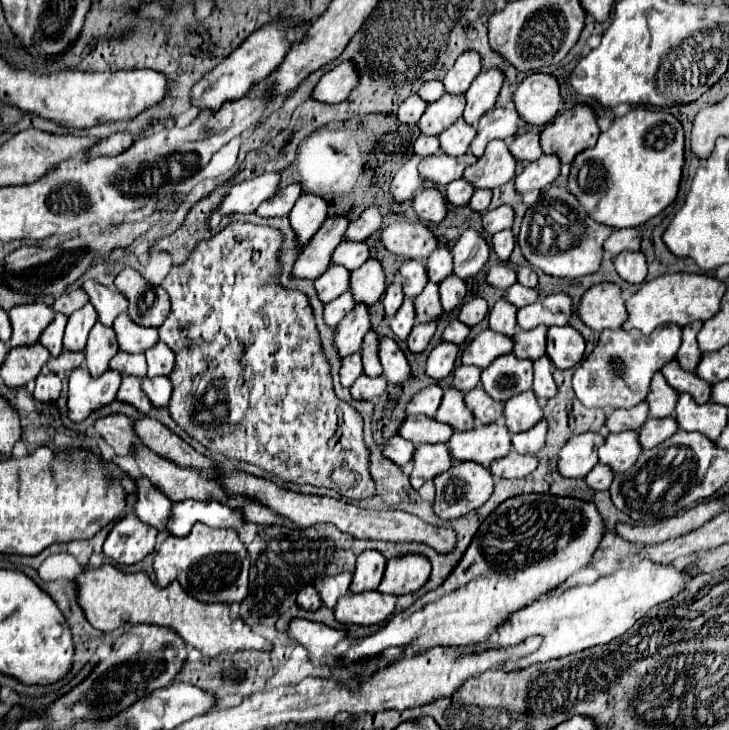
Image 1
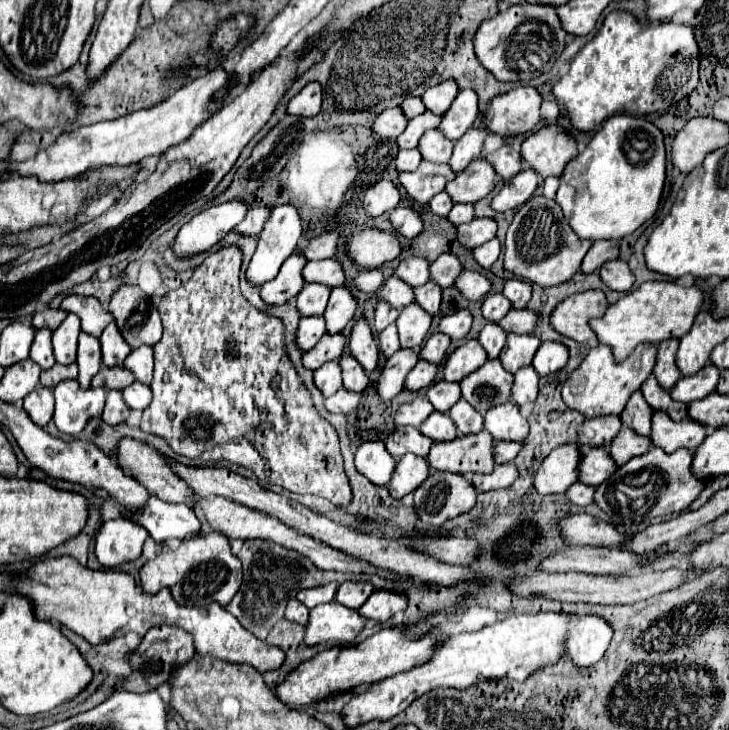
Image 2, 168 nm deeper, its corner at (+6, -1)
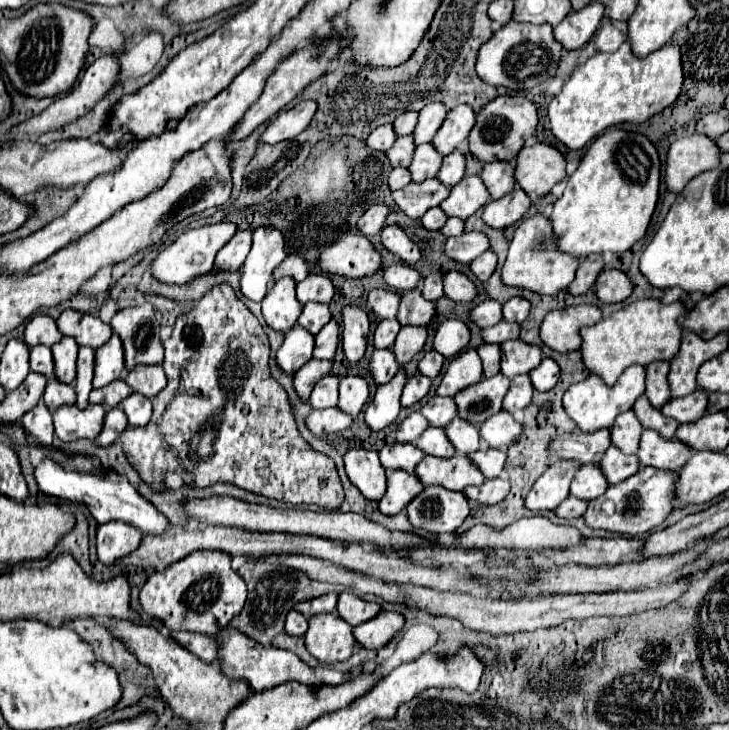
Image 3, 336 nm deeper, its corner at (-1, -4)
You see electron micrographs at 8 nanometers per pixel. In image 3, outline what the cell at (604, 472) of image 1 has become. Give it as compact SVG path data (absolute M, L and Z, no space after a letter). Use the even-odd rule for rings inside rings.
M569 495L557 509L555 509L555 513L559 515L559 517L581 517L583 513L585 513L585 509L587 509L587 499L579 499L579 497L573 497L573 495Z

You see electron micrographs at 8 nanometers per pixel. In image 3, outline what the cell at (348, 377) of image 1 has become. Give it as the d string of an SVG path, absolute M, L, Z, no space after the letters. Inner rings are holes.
M325 375L313 389L309 403L313 409L327 409L335 407L339 401L339 377L337 375Z

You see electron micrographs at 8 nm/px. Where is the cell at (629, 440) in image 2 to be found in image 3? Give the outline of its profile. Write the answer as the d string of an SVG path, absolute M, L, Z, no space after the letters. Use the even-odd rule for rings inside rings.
M615 445L607 449L603 459L599 461L605 477L609 477L609 485L617 485L619 481L635 475L639 471L639 459L637 455L627 455Z

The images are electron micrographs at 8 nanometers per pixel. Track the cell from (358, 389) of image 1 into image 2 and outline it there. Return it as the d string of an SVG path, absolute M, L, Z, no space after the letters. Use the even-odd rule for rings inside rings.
M340 388L334 396L324 400L324 406L328 412L334 412L334 414L350 414L352 410L356 410L358 402L360 402L360 394Z

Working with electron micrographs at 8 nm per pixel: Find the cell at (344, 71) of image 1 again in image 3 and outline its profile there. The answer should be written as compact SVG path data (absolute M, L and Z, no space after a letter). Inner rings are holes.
M301 101L295 107L281 111L275 121L269 123L267 131L261 135L261 143L279 143L287 139L295 139L305 127L309 127L313 115L317 111L315 101Z

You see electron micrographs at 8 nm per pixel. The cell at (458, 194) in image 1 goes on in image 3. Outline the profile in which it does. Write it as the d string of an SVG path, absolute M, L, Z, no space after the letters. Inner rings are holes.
M433 207L421 217L421 225L425 229L431 229L431 231L441 229L441 225L445 225L445 221L447 221L447 215L445 215L445 211L441 207Z

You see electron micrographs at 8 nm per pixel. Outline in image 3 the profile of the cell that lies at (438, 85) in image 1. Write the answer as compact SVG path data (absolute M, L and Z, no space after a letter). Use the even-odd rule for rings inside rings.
M405 111L393 121L397 135L409 135L417 127L417 111Z

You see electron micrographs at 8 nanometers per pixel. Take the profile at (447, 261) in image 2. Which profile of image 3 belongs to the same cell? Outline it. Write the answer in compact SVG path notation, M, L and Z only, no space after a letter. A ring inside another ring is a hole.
M437 271L437 273L431 273L423 279L423 289L425 293L425 299L431 299L431 301L437 301L441 299L443 295L443 273Z

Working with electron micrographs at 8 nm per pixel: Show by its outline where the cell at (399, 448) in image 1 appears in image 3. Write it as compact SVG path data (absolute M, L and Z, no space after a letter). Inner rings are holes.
M351 449L345 453L345 469L349 479L353 479L353 485L359 487L359 491L367 497L367 499L381 499L385 495L387 489L387 473L385 467L379 461L379 453L373 449Z

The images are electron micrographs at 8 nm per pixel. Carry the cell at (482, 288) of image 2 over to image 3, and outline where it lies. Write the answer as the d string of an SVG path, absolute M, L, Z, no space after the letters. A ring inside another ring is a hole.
M449 271L445 273L445 295L457 303L471 303L479 291L465 273Z

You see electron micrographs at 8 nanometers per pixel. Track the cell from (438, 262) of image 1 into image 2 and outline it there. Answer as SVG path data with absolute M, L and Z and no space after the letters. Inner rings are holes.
M404 256L394 270L394 276L404 280L406 284L410 284L412 288L416 288L416 286L422 286L430 280L428 266L430 264L420 256Z

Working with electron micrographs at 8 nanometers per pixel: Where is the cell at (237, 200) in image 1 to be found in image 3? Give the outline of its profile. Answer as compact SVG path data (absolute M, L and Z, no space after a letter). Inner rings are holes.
M221 221L221 223L213 223L213 225L203 225L197 229L189 229L187 233L183 233L179 239L175 239L169 247L165 247L157 259L151 265L151 273L165 283L189 283L191 279L195 279L197 275L209 273L213 269L215 263L215 255L219 253L219 249L225 245L225 241L229 241L229 237L233 237L233 233L237 231L237 225L231 221Z

